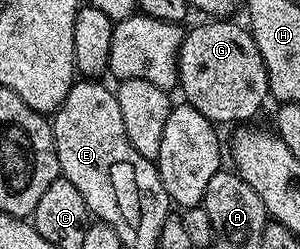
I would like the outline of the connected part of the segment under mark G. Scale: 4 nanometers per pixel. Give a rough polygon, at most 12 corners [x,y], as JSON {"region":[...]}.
{"region":[[206,22],[182,38],[178,89],[219,126],[270,97],[245,24]]}

